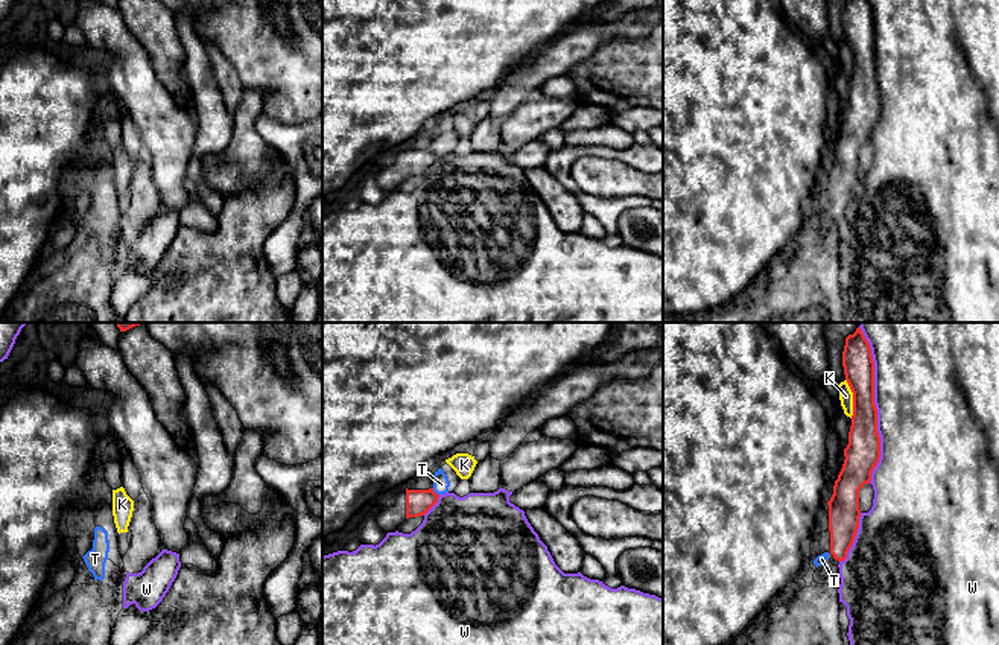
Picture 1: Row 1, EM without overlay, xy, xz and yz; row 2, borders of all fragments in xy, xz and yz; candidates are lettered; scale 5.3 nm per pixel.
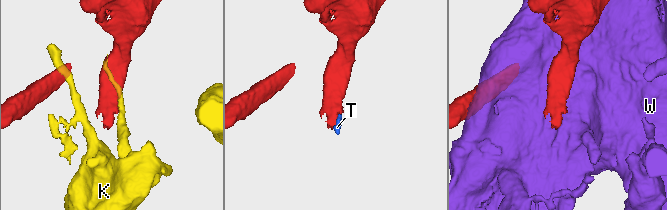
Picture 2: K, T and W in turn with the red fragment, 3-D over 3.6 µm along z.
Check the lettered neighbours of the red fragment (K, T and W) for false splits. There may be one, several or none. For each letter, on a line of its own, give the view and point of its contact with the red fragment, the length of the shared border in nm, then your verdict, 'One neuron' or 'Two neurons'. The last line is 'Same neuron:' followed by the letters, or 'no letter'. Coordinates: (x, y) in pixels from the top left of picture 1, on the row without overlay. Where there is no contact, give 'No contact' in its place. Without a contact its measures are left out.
K: Touches red at yz (853, 58). Shared border 220 nm. Two neurons
T: Touches red at xz (434, 151). Shared border 50 nm. One neuron
W: Touches red at yz (876, 72). Shared border 750 nm. Two neurons
Same neuron: T

